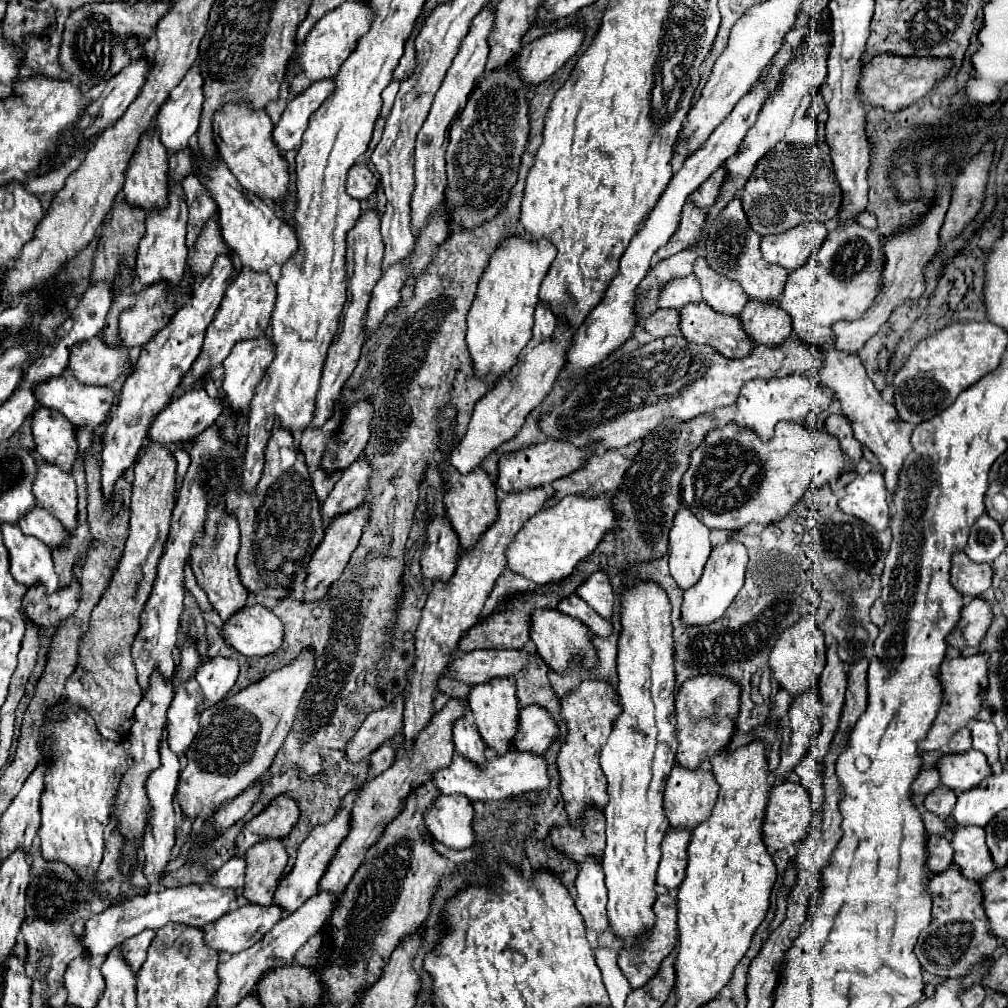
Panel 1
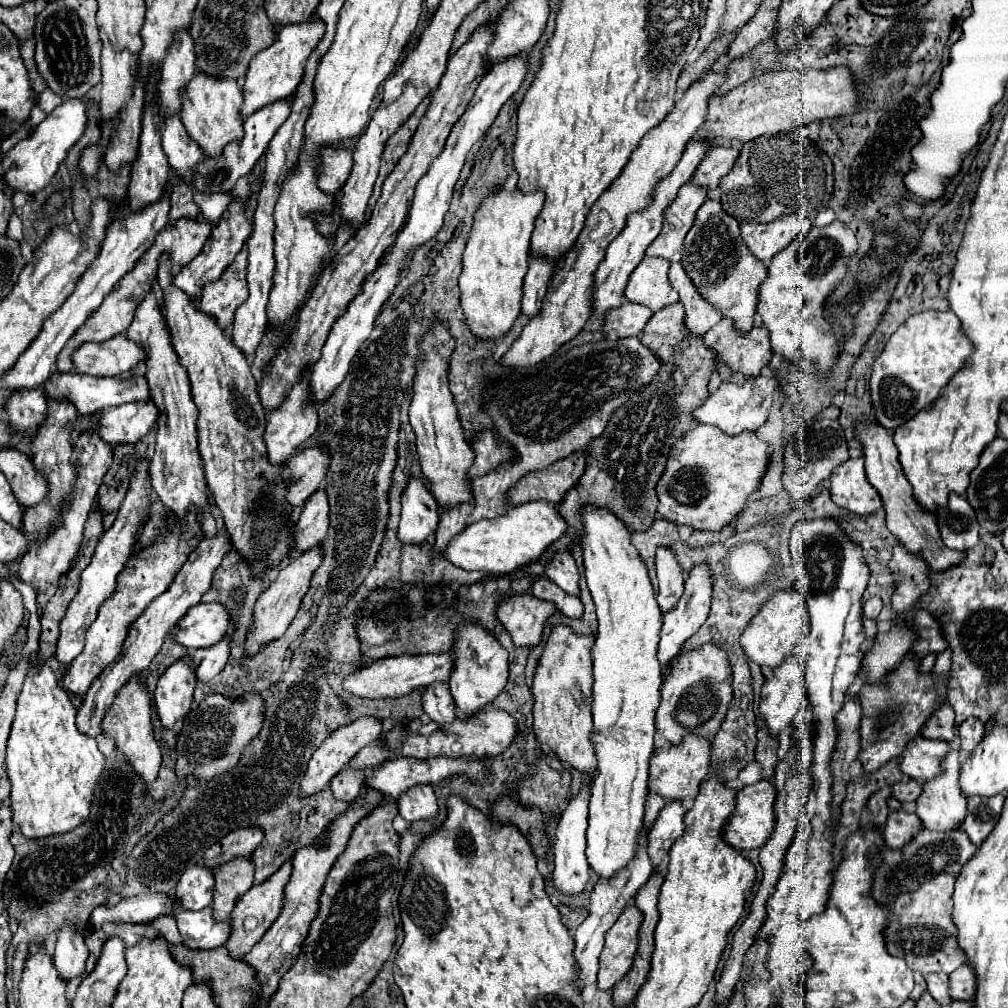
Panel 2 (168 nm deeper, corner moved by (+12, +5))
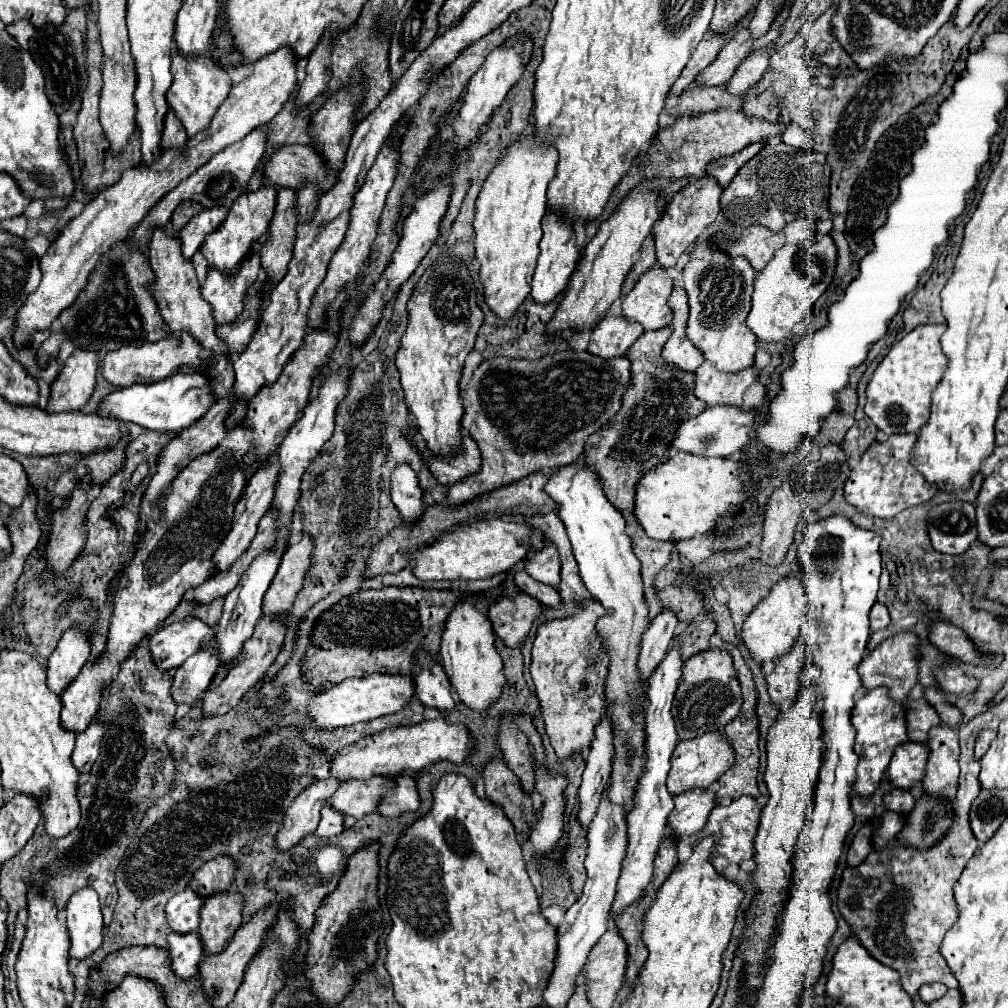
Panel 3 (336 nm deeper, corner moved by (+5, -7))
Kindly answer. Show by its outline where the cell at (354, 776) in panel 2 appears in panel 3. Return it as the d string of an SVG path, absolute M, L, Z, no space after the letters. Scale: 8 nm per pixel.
M321 808L321 820L319 826L315 830L315 836L319 838L331 838L331 836L339 836L343 832L343 816L337 816L333 812L333 808Z

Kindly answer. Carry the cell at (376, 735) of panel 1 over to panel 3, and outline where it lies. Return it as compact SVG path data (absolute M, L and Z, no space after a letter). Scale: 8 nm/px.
M329 778L325 782L315 782L293 800L293 804L285 812L281 828L275 834L275 848L279 852L291 850L303 838L315 832L321 806L339 788L339 784L341 782L335 778Z

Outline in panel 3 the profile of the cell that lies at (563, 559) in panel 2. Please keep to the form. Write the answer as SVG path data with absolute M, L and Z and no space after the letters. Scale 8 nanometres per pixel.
M545 540L543 550L539 552L527 552L527 562L525 562L525 570L529 576L533 576L535 580L549 584L553 588L557 588L559 584L559 574L561 574L561 560L559 560L559 552L555 548L553 542Z

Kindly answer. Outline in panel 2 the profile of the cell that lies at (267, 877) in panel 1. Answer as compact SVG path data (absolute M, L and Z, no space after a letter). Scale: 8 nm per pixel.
M236 858L218 866L216 890L214 890L214 918L228 918L238 898L254 884L254 862L252 858Z

